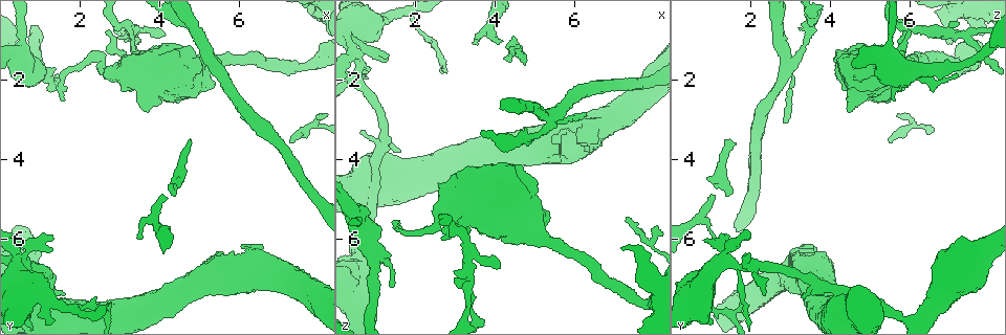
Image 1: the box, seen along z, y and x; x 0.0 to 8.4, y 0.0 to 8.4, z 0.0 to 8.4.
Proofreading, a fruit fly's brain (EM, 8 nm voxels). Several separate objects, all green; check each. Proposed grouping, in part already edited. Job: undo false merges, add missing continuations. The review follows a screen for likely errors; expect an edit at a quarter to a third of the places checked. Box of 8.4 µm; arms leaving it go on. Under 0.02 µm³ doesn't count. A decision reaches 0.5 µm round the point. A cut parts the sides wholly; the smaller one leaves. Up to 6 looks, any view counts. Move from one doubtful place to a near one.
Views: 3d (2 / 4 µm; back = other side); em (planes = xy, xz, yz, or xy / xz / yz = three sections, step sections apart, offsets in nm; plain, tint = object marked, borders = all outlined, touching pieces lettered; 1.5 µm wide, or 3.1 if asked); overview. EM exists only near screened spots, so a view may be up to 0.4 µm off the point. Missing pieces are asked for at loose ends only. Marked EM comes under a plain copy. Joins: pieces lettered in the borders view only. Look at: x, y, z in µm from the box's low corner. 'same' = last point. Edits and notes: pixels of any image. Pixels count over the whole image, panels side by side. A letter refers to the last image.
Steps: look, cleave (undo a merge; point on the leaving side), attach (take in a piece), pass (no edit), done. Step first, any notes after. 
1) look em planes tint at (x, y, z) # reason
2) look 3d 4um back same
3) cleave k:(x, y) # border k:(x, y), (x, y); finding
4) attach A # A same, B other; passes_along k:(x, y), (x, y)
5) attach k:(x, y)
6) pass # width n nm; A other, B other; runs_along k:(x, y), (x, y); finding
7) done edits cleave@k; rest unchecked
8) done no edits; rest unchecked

look 3d 2um at (5.25, 1.50, 2.85) # three arms meet

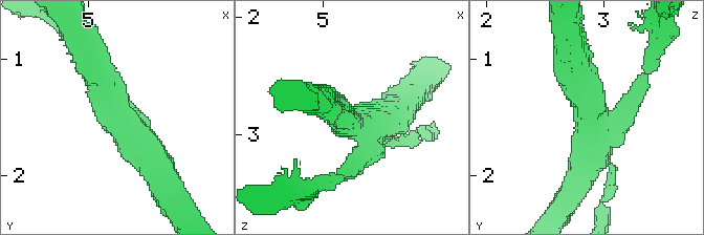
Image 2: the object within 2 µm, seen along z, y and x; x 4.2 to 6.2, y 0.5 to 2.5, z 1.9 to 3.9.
look em xy step 8 tint at (5.30, 1.56, 2.92) # arms 3; now the EM

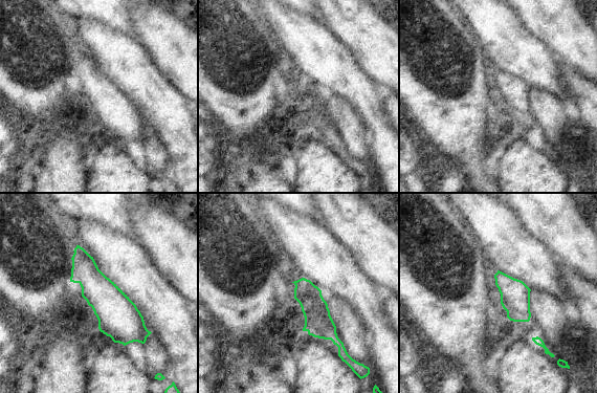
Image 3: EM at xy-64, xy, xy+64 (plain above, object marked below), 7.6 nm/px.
look em planes borders same # cut it another way

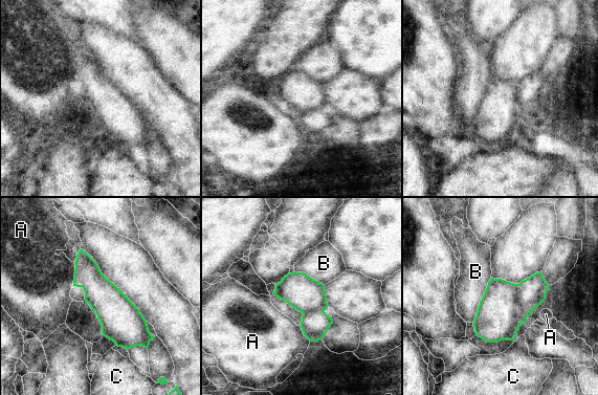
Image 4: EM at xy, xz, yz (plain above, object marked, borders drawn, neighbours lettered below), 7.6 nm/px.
cleave 4:(531, 292) # width 280 nm; A other, B other, C other; border 4:(516, 284), (517, 322), (519, 324); a second neuron is stuck on

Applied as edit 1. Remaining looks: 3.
look overview

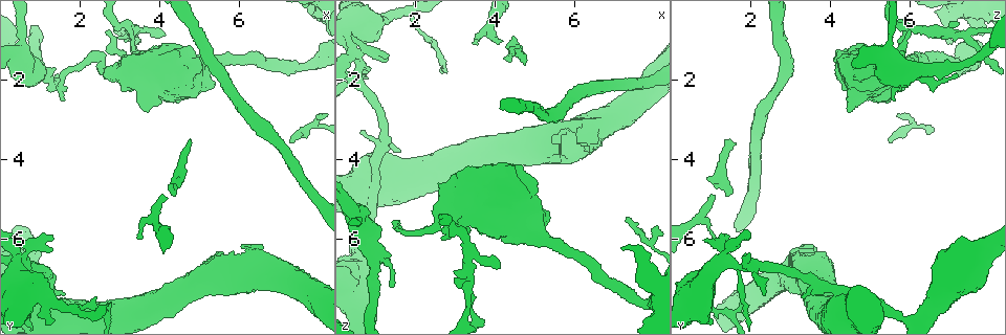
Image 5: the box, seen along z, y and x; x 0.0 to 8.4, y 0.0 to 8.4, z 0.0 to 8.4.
look 3d 4um at (0.75, 6.30, 1.30)

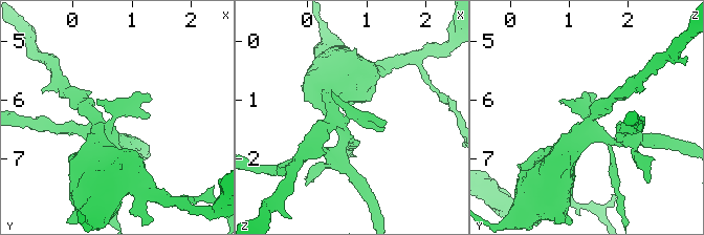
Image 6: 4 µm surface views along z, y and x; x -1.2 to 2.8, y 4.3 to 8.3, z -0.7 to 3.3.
look em yz step 4 borders at (0.70, 6.30, 1.25)

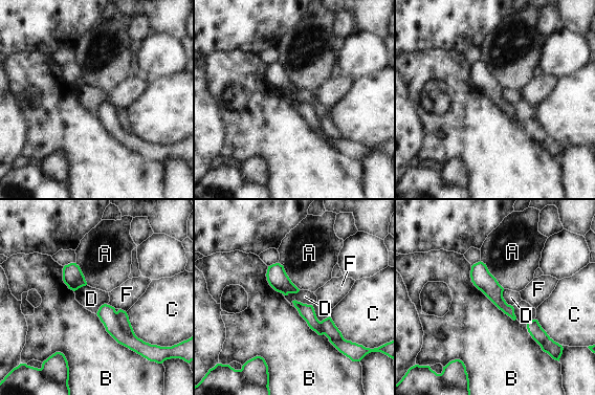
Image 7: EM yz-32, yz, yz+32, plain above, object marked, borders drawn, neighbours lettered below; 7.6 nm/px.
cleave 7:(107, 313) # A other, B other, C other, D other, F other; part_leaving 7:(476, 266), (497, 299), (511, 313); a second neuron is stuck on

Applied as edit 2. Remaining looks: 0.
done edits cleave@4, cleave@7; rest unchecked

